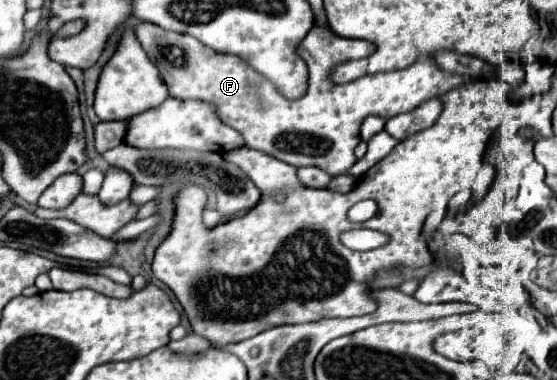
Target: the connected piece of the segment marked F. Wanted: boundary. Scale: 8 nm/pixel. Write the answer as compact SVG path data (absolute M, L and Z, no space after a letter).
M138 23L136 35L146 55L158 67L170 95L178 99L204 99L214 103L220 119L242 133L246 147L270 153L294 167L320 167L332 177L344 173L356 163L354 149L360 143L360 125L364 117L378 115L388 119L392 115L412 111L422 101L440 97L466 81L474 81L474 77L440 69L434 57L420 57L412 67L336 85L330 79L330 71L350 59L362 59L362 41L338 37L330 29L314 25L312 33L308 33L296 49L308 65L308 93L302 99L288 101L264 75L256 73L250 65L244 65L240 57L214 53L196 37L166 31L154 23Z

